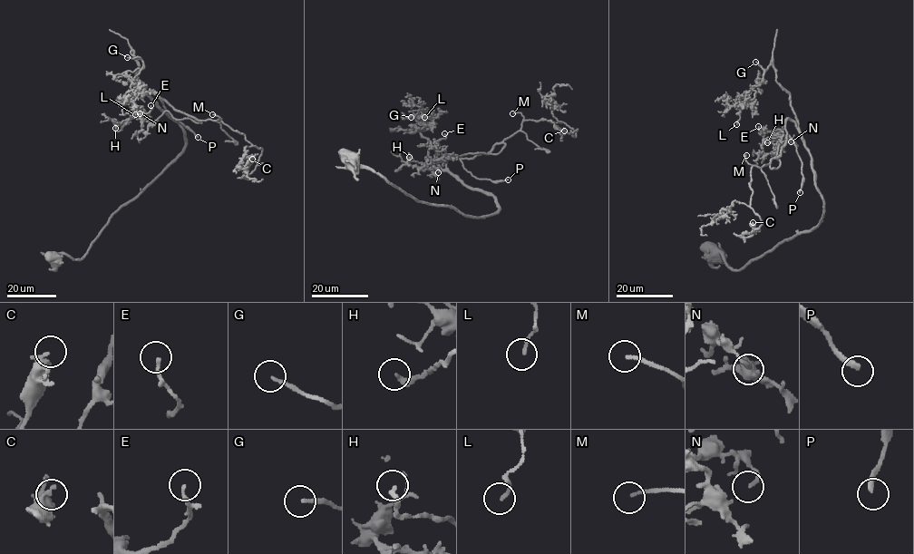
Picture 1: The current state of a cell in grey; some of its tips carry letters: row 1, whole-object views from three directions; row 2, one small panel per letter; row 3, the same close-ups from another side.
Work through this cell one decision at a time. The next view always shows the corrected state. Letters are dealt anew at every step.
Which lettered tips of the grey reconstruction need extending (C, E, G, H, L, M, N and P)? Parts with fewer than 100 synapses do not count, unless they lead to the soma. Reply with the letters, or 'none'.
G, M, P

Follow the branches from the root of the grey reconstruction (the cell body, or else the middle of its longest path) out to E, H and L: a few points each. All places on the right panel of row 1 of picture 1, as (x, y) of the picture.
E: (712, 252), (737, 270), (822, 215), (796, 124), (784, 122), (776, 168), (779, 144), (764, 156), (758, 126)
H: (712, 252), (737, 270), (819, 223), (823, 199), (796, 124), (784, 122), (776, 168), (782, 138), (767, 142)
L: (712, 252), (737, 270), (815, 228), (822, 215), (811, 153), (773, 61), (736, 124)

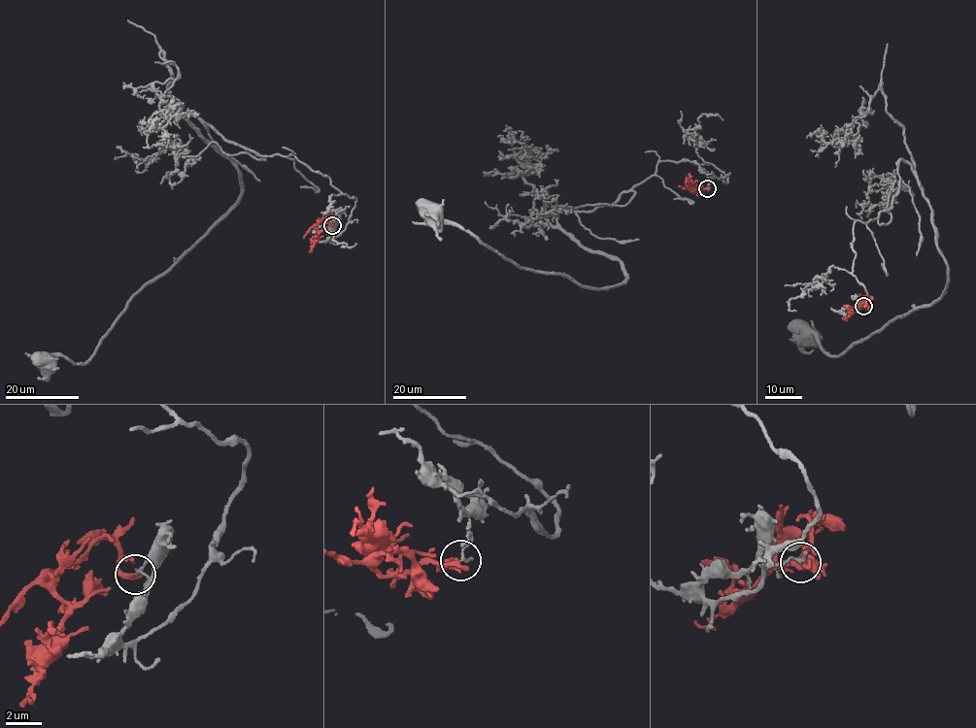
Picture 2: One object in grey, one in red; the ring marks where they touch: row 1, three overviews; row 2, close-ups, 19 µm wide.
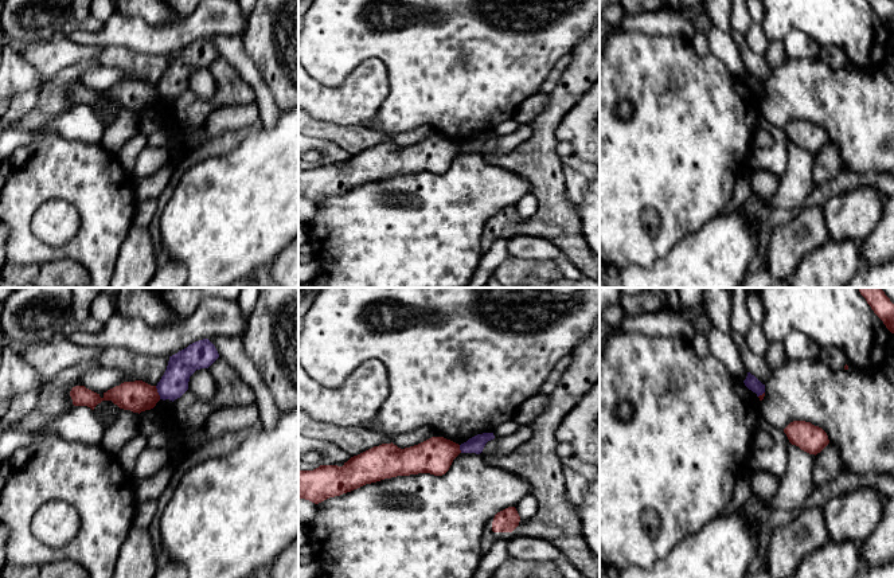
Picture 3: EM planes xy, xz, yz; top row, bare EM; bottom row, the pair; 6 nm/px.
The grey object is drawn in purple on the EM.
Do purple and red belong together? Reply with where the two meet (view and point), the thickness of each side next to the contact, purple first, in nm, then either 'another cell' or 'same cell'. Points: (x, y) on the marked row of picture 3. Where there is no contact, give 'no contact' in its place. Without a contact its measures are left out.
xy (157, 391) | 170/180 nm | another cell

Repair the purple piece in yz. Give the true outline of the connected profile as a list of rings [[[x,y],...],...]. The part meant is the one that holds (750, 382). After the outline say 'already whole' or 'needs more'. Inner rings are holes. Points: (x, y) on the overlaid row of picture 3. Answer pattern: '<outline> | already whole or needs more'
[[[747,372],[746,379],[743,380],[745,386],[757,394],[757,397],[765,393],[765,384],[762,384],[754,375]]] | already whole

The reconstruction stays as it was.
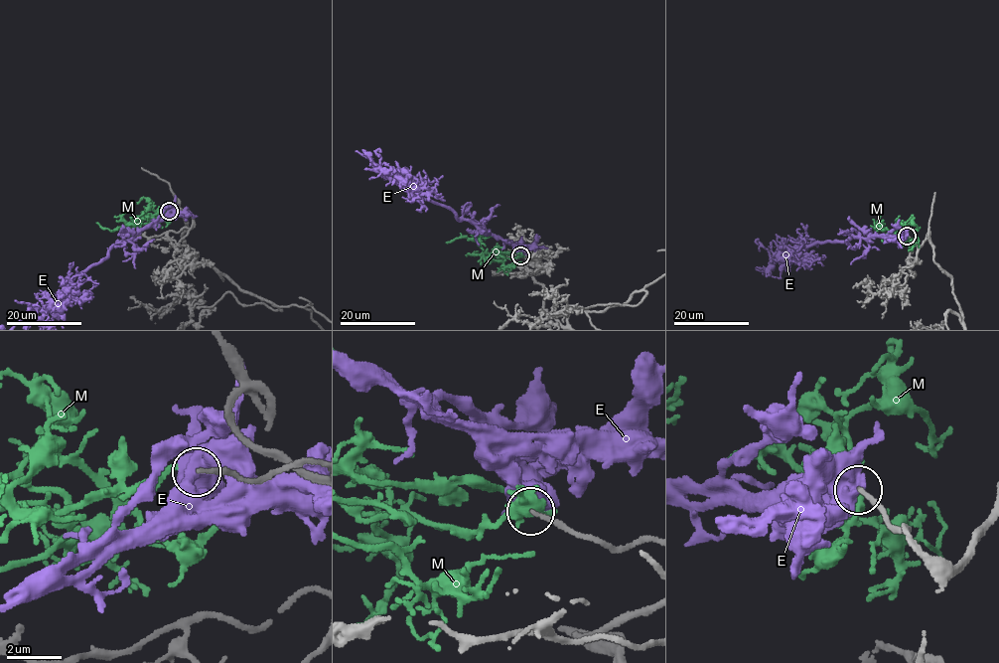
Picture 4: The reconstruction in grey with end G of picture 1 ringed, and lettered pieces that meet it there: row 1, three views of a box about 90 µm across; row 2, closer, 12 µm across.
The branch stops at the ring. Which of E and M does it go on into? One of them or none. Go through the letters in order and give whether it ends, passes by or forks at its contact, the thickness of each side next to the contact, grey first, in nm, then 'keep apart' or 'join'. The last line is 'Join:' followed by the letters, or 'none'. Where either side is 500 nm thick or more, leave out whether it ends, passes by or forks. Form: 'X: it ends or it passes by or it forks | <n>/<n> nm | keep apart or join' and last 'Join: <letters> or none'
E: 190/850 nm | keep apart
M: it ends | 170/200 nm | join
Join: M

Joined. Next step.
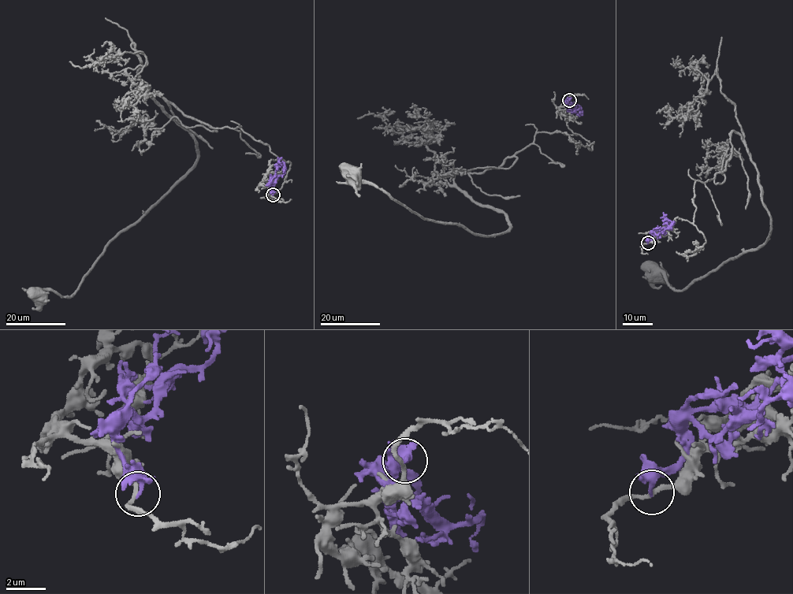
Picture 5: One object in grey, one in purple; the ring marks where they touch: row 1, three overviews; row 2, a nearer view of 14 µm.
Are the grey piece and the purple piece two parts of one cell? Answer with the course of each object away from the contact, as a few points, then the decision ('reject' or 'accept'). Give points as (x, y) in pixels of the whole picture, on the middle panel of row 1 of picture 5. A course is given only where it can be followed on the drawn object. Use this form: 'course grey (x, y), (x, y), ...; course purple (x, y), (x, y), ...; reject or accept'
course grey (569, 100), (558, 112), (577, 135), (542, 131), (497, 168), (456, 172), (504, 214), (493, 236), (351, 174); course purple (569, 100), (567, 103), (576, 109), (581, 109), (578, 113), (571, 110); reject

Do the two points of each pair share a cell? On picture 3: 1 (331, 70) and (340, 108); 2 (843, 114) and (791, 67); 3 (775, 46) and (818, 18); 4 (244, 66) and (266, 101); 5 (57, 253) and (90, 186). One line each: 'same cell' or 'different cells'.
1: different cells
2: same cell
3: different cells
4: same cell
5: same cell

